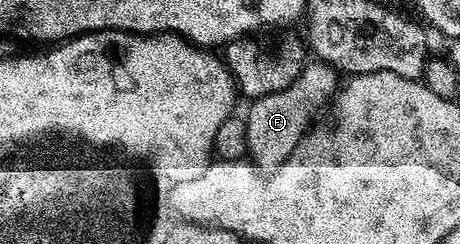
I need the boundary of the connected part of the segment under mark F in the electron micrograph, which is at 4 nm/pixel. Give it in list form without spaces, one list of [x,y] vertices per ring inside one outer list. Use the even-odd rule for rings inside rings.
[[[320,62],[306,63],[305,69],[287,86],[275,94],[252,101],[248,106],[249,116],[244,117],[247,130],[248,155],[258,169],[272,170],[284,162],[297,149],[301,139],[310,131],[309,119],[324,106],[327,100],[332,101],[339,88],[339,73],[329,64]]]

